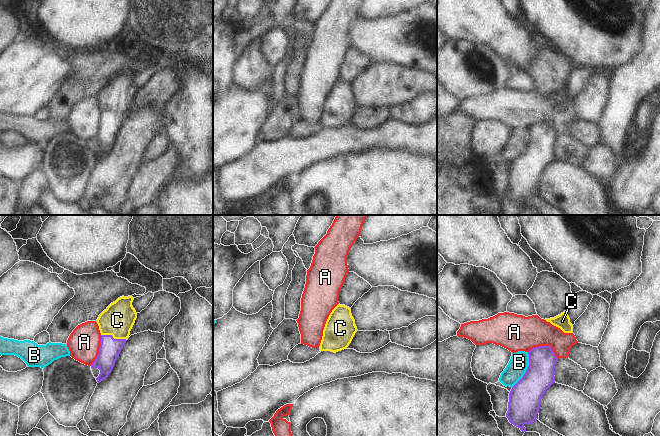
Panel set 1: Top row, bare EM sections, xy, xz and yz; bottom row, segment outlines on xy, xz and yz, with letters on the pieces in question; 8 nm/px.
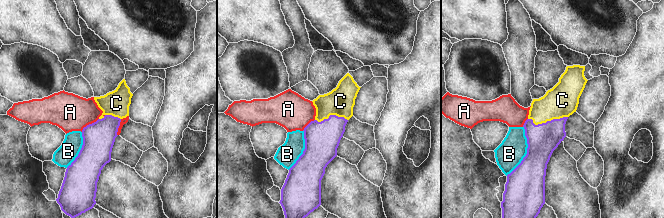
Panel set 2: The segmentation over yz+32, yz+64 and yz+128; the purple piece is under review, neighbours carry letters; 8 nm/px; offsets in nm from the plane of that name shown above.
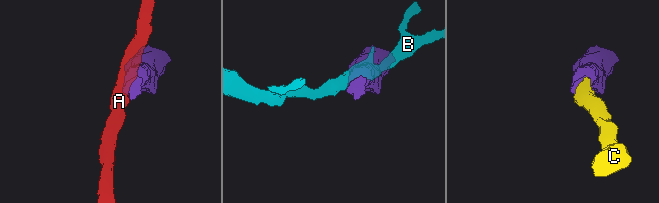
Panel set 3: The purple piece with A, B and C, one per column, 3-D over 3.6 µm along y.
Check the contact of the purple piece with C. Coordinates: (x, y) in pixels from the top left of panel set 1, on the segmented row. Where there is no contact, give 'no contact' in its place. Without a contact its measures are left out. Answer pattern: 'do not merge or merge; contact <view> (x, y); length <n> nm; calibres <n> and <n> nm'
merge; contact xy (112, 337); length 200 nm; calibres 170 and 260 nm

